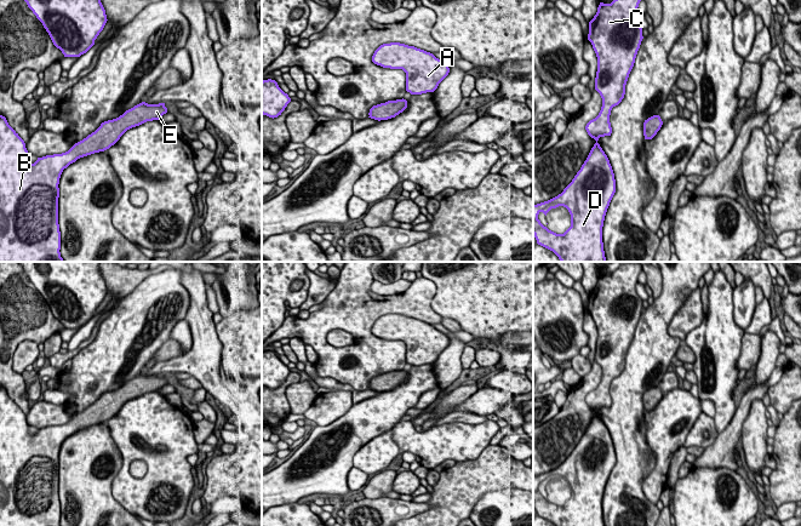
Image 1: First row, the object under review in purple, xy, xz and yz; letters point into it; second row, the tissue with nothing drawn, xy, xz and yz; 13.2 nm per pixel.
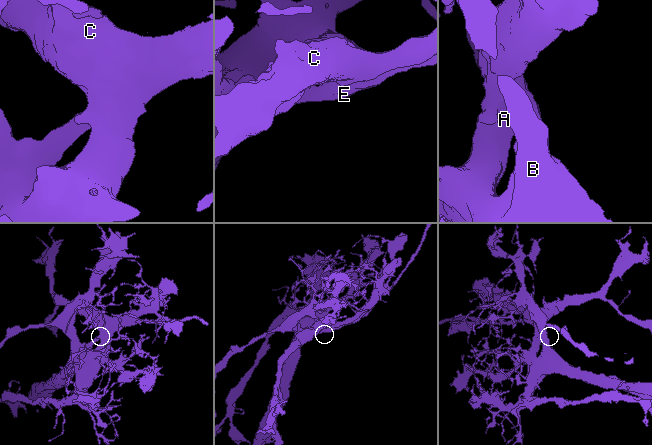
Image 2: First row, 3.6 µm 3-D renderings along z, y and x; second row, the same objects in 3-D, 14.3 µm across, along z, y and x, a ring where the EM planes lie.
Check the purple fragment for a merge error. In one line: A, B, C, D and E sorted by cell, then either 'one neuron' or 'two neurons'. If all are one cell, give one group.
A B C D E; one neuron

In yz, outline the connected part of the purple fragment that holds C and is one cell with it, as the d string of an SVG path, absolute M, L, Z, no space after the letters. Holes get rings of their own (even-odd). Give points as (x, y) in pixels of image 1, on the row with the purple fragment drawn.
M613 0L611 4L600 2L596 15L589 22L588 40L591 42L597 57L595 90L602 98L602 107L599 115L587 124L585 130L596 143L580 170L561 194L533 205L533 235L537 244L553 251L561 262L606 262L602 227L607 208L616 193L616 179L610 160L597 141L600 137L611 136L612 133L611 110L624 98L625 85L643 39L642 28L636 21L640 1ZM559 206L566 207L571 215L571 227L563 234L549 230L538 219L540 212L547 216L551 208Z

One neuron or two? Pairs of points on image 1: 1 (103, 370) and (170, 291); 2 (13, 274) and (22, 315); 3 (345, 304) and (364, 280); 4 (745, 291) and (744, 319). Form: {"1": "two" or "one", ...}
{"1": "one", "2": "one", "3": "one", "4": "one"}

